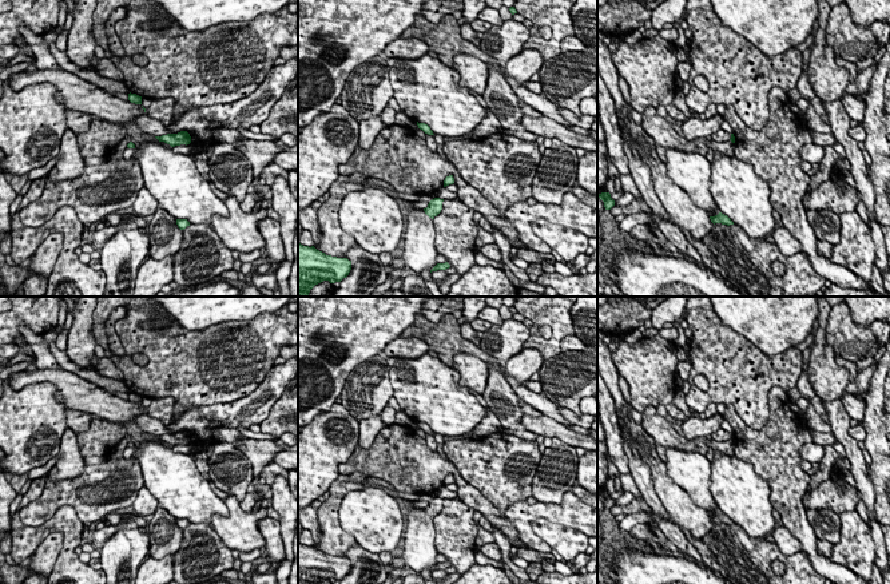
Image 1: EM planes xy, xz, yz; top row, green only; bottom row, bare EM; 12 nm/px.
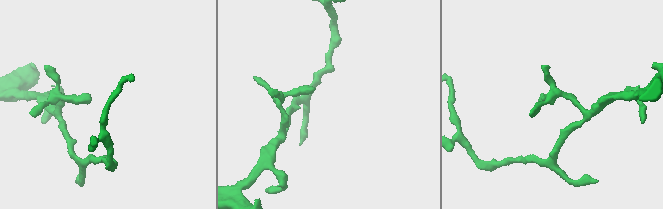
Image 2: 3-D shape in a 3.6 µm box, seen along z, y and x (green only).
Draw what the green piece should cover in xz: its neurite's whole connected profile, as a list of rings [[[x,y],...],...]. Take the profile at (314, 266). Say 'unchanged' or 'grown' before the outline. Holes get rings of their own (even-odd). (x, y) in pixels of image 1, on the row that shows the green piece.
unchanged; [[[298,243],[298,297],[309,297],[310,290],[323,282],[341,282],[349,275],[351,261],[326,255],[314,246]]]

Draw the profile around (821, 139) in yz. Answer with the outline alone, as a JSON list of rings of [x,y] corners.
[[[811,131],[811,135],[814,138],[814,143],[818,146],[830,146],[833,147],[837,143],[837,139],[833,134],[822,134],[822,132],[814,132]]]

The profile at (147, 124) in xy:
[[[147,114],[138,115],[134,123],[142,130],[142,132],[154,136],[172,134],[160,120],[152,119]]]

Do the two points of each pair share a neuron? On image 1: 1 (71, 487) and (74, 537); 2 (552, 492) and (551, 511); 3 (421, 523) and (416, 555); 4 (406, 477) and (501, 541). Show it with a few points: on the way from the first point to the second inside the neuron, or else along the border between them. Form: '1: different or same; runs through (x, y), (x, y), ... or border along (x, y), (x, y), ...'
1: different; border along (44, 523), (59, 508), (70, 505), (83, 524)
2: different; border along (569, 489), (559, 503), (537, 503)
3: same; runs through (420, 531), (418, 547)
4: different; border along (493, 525), (512, 545)

